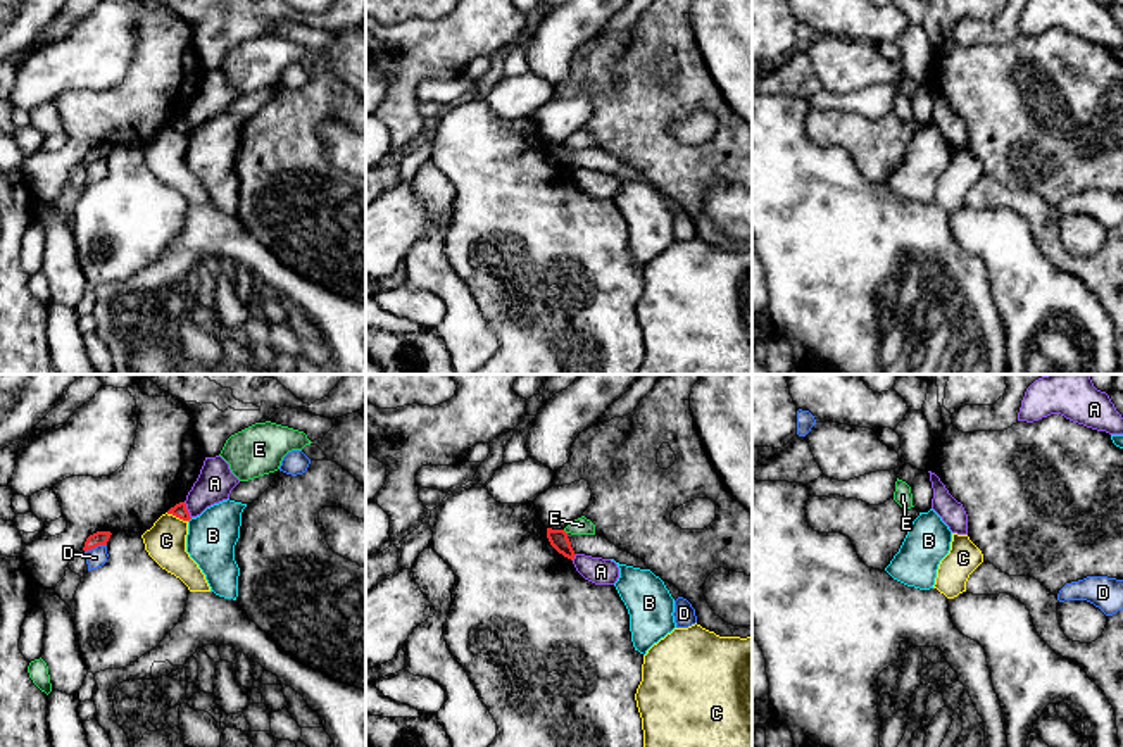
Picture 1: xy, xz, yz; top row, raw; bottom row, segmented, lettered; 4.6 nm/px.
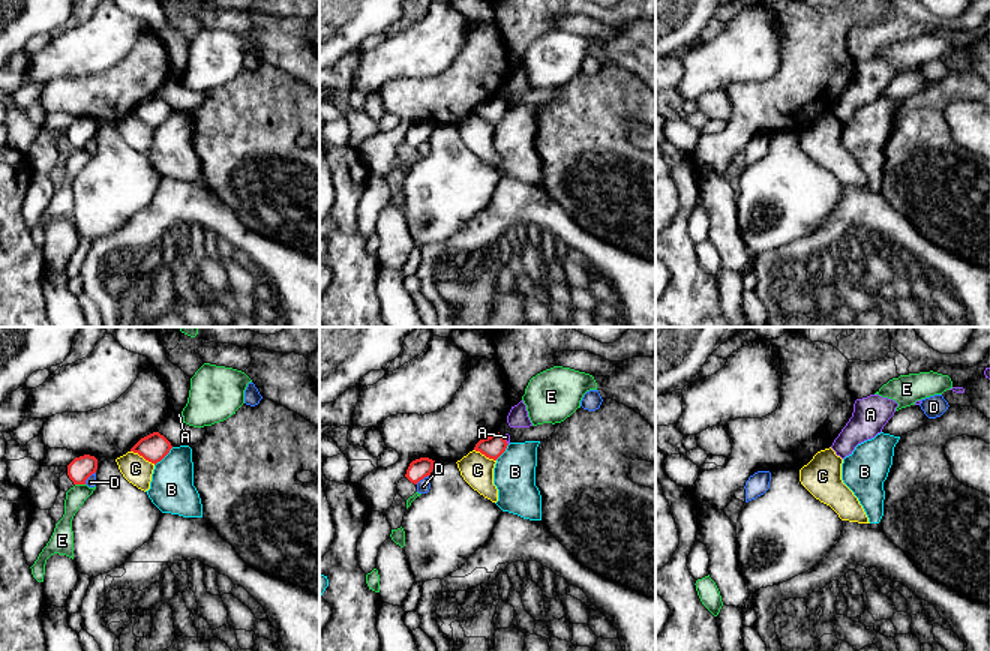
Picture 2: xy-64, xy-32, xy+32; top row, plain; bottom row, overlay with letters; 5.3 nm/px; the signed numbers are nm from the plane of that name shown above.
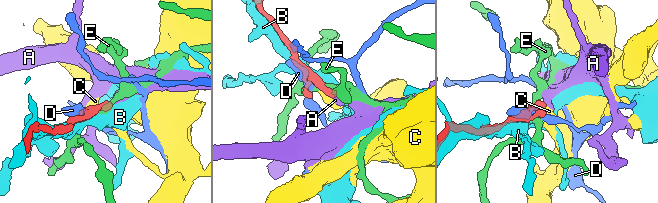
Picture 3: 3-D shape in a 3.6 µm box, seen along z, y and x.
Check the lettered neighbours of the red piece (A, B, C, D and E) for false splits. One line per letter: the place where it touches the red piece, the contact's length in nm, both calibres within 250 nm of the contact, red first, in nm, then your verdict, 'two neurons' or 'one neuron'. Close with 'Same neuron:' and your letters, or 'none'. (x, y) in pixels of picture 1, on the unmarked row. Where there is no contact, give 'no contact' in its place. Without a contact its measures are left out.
A: xy (187, 125) | 90 nm | 70/170 nm | two neurons
B: no contact | two neurons
C: xy (176, 130) | 110 nm | 70/190 nm | two neurons
D: xy (95, 159) | 110 nm | 70/90 nm | two neurons
E: xz (564, 145) | 30 nm | 90/80 nm | two neurons
Same neuron: none

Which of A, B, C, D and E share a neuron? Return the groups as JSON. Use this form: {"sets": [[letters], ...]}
{"sets": [["A"], ["B"], ["C"], ["D"], ["E"]]}

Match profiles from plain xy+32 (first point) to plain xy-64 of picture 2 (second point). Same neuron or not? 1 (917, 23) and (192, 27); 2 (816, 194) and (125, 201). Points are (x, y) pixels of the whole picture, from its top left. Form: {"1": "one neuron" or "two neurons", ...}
{"1": "one neuron", "2": "one neuron"}

